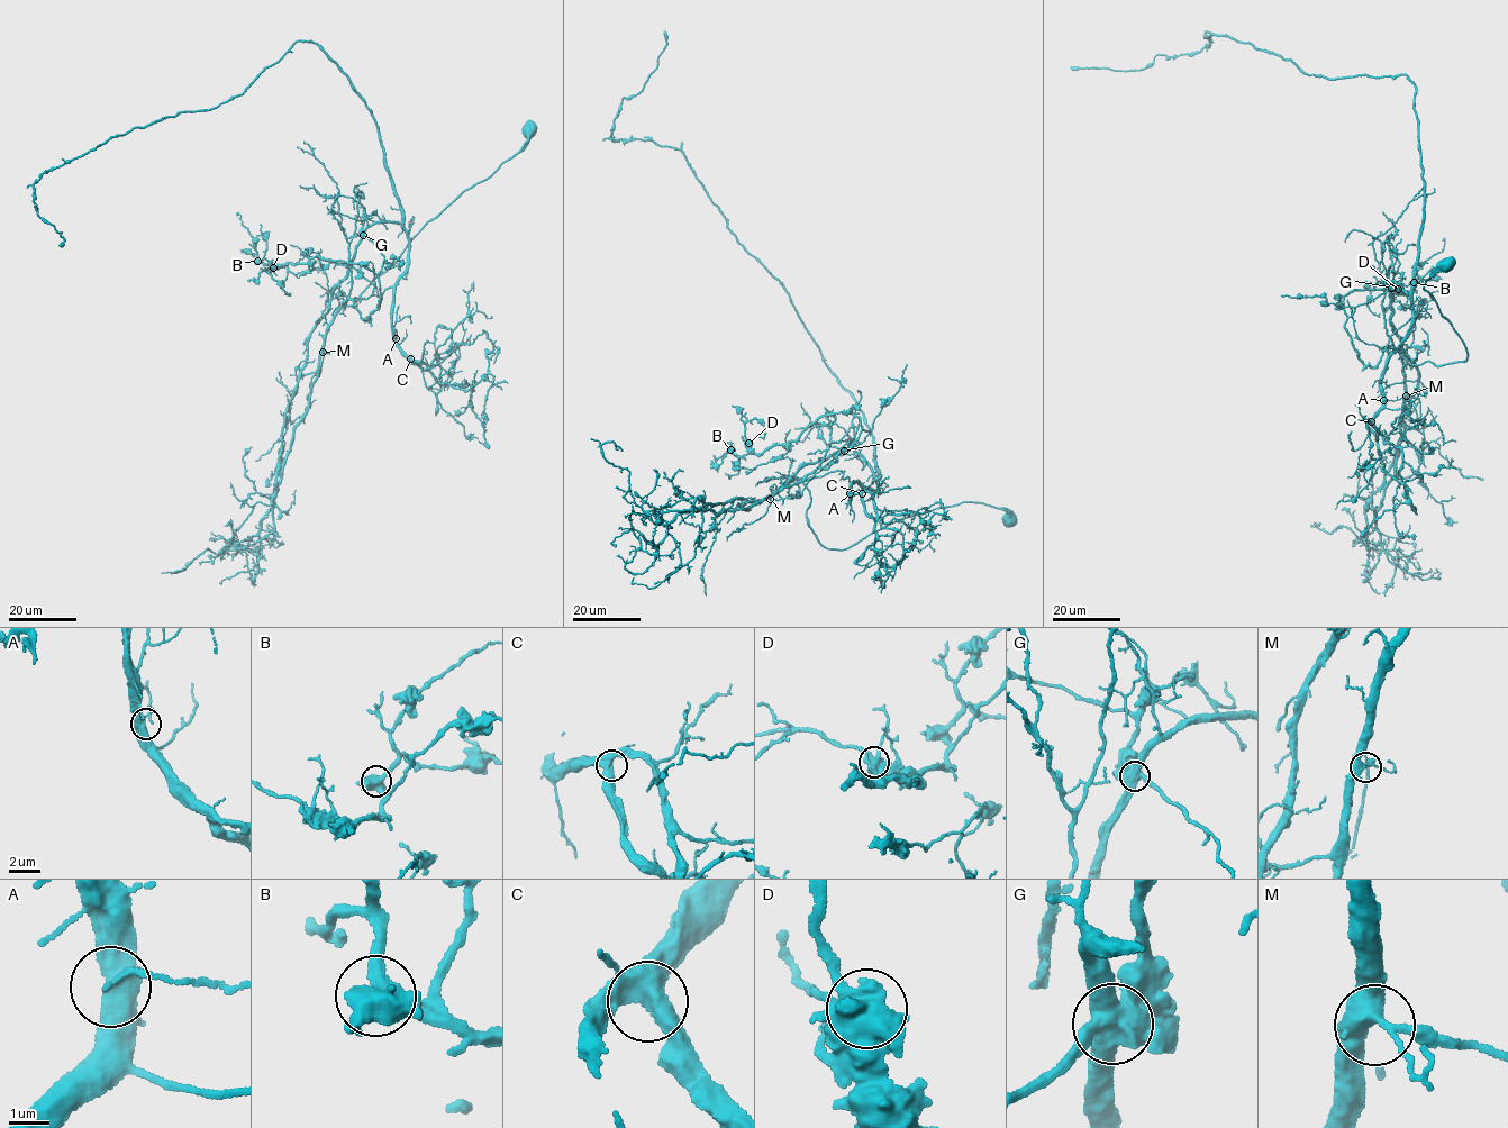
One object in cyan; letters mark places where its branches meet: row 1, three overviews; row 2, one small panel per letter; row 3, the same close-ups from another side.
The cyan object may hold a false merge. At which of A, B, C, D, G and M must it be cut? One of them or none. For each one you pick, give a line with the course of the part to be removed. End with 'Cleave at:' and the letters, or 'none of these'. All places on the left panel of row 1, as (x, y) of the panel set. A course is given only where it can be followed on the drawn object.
G: Course of the part to remove: (362, 235), (384, 258), (379, 303), (363, 319), (348, 299), (329, 326), (260, 530), (173, 572), (193, 560)
Cleave at: G

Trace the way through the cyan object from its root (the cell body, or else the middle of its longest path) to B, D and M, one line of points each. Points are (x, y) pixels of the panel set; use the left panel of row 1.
B: (528, 129), (354, 308), (343, 303), (369, 320), (371, 271), (317, 255), (257, 261)
D: (528, 129), (528, 144), (427, 223), (354, 308), (343, 303), (369, 320), (375, 273), (317, 255), (273, 267)
M: (528, 129), (520, 151), (427, 223), (400, 257), (354, 298), (354, 308), (342, 307), (323, 352)

